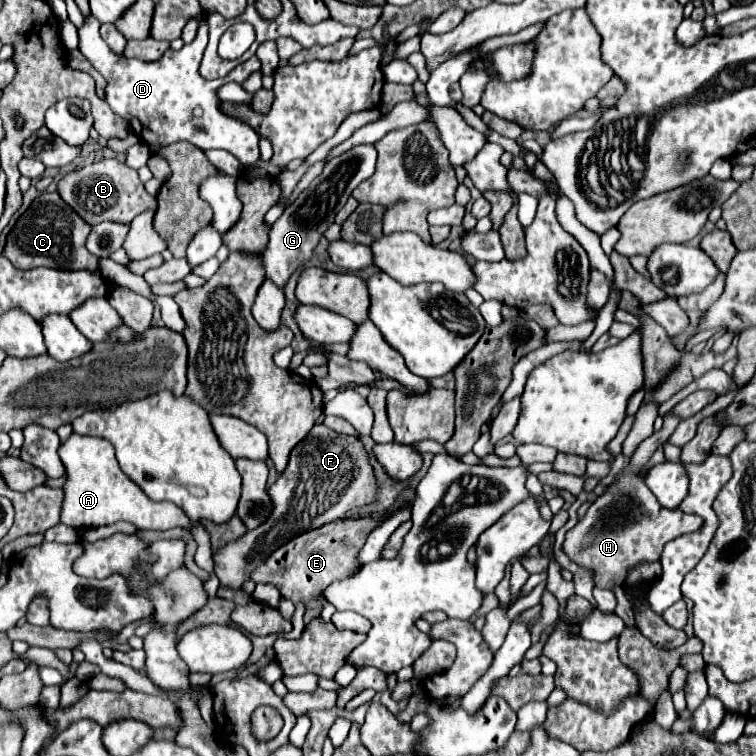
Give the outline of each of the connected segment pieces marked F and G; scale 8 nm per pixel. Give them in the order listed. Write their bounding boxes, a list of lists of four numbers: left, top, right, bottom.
[[214,424,378,590],[264,144,376,288]]

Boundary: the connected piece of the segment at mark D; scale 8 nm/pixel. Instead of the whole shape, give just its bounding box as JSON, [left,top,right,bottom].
[78,14,260,166]

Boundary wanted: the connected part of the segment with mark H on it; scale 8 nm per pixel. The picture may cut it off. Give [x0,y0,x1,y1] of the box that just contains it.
[562,416,702,590]

